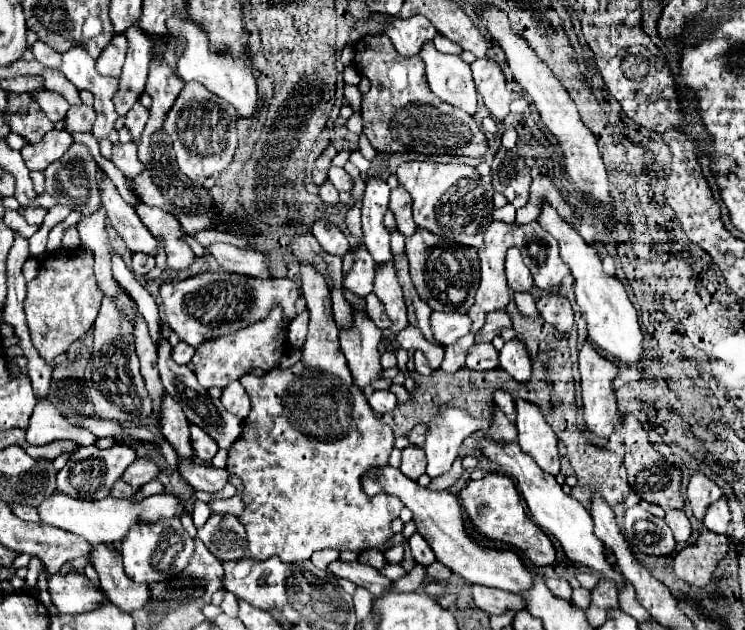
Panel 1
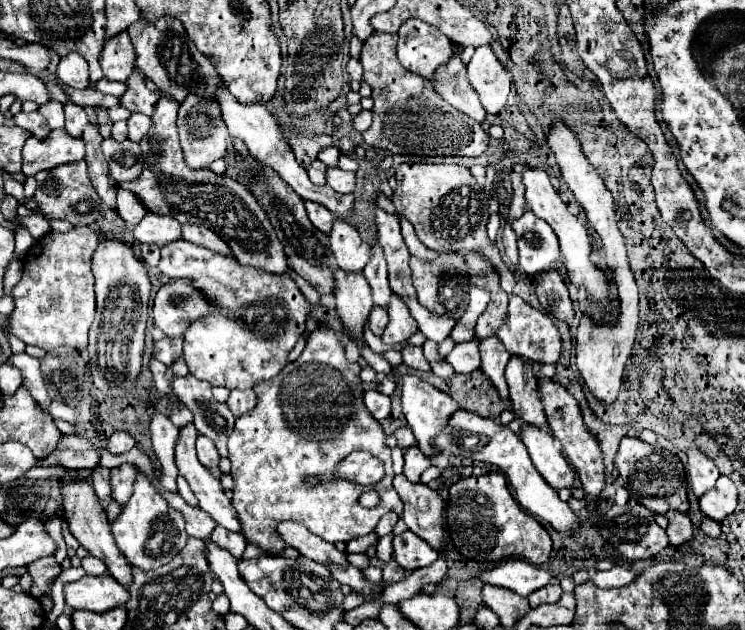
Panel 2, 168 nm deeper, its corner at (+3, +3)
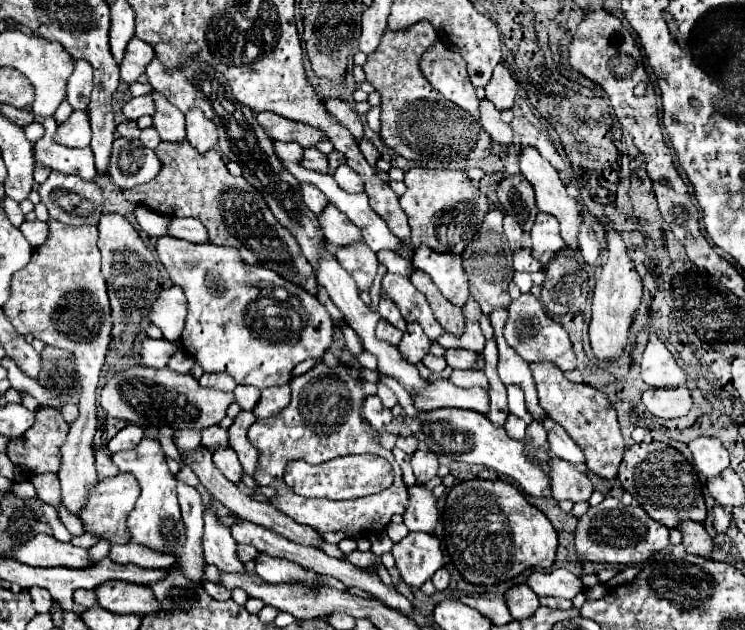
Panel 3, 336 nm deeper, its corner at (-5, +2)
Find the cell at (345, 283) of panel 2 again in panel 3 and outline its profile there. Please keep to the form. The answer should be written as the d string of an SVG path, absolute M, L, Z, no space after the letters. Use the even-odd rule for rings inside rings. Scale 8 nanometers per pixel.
M355 243L351 247L339 247L337 259L353 275L361 291L367 291L371 287L373 277L377 273L377 255L365 243Z

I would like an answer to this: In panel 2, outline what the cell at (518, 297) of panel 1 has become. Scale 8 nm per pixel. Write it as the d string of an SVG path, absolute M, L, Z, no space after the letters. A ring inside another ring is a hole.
M401 164L395 170L395 178L395 210L413 224L417 238L427 248L437 252L483 252L483 256L495 266L501 288L511 294L515 286L515 274L501 258L497 244L487 236L485 226L489 220L489 196L477 184L469 168L459 164Z

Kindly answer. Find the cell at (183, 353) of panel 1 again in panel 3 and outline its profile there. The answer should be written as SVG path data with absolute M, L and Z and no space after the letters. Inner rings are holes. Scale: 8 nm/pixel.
M143 339L141 341L141 363L147 367L165 367L173 355L175 345L167 339Z

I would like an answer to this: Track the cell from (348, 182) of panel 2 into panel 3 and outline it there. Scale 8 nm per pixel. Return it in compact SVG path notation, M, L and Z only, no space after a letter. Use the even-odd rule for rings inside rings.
M347 163L339 165L339 169L335 171L333 177L339 183L339 187L345 189L347 193L361 193L363 191L363 179Z

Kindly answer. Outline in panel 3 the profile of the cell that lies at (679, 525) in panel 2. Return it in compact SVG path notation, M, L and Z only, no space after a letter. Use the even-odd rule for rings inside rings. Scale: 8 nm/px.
M683 521L679 531L683 533L683 547L687 553L701 555L701 557L711 557L713 551L713 539L705 531L701 523L695 521Z

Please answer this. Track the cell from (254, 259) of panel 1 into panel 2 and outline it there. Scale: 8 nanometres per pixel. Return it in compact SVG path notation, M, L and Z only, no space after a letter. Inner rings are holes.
M183 224L183 240L189 240L197 246L209 248L217 254L223 256L233 256L231 248L227 246L227 242L223 242L223 238L219 238L215 232L211 232L207 226L191 226L191 224Z

